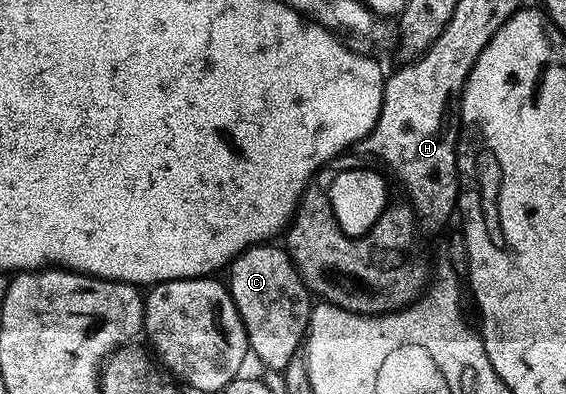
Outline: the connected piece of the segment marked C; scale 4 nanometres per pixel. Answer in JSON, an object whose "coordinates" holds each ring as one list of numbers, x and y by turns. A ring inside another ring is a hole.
{"coordinates":[[253,246,232,261,230,293,240,311,251,355,256,355,266,367,283,373,305,343,314,300,289,253,283,247,272,247,276,246]]}

